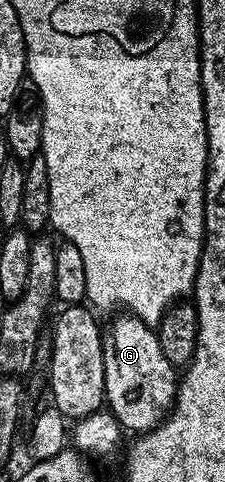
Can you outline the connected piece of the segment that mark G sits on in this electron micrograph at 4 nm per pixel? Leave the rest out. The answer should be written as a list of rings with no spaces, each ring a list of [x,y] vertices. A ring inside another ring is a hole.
[[[116,315],[112,326],[107,326],[104,338],[104,370],[106,371],[106,387],[104,400],[107,412],[113,413],[121,430],[132,432],[132,435],[149,433],[151,429],[163,423],[164,418],[172,412],[176,404],[176,390],[178,388],[178,369],[162,355],[162,347],[158,347],[156,330],[142,319],[131,315]]]

